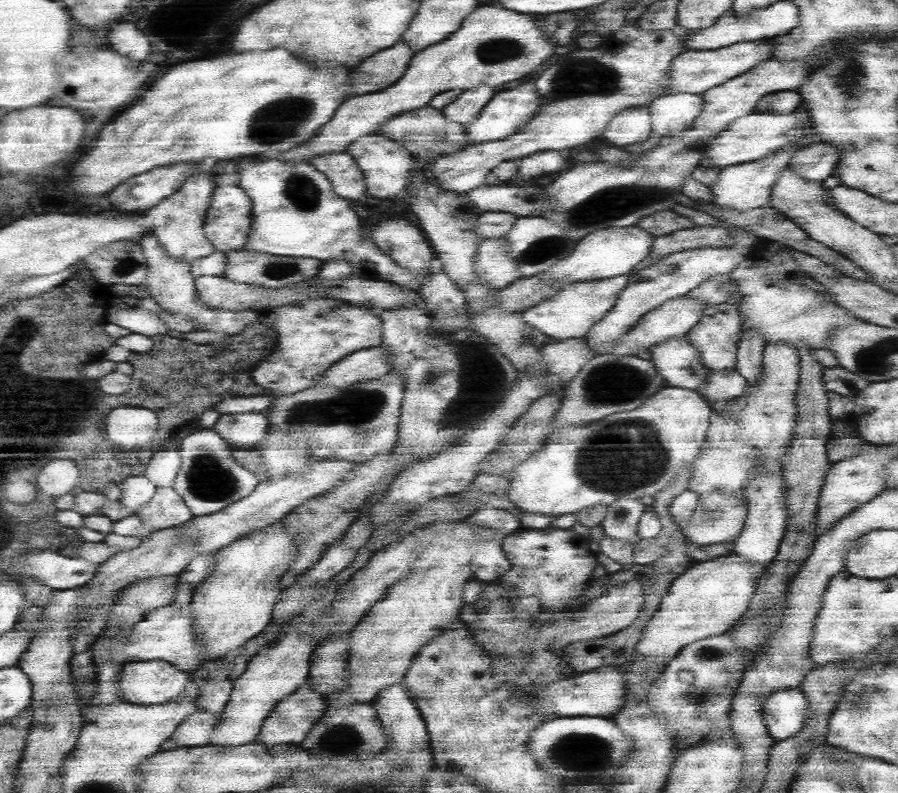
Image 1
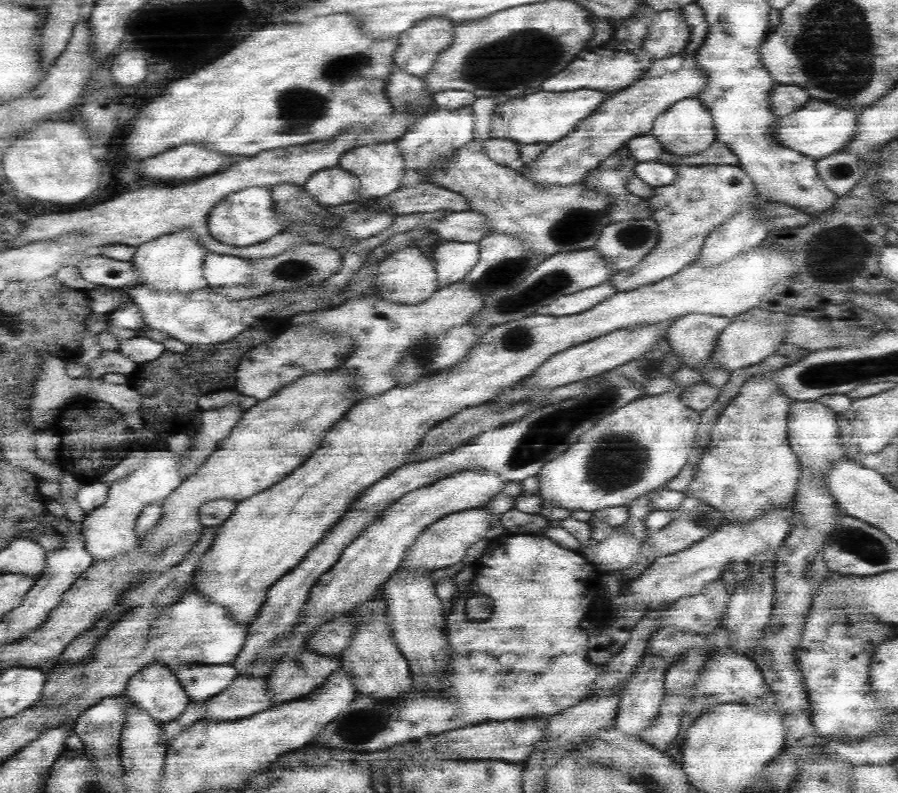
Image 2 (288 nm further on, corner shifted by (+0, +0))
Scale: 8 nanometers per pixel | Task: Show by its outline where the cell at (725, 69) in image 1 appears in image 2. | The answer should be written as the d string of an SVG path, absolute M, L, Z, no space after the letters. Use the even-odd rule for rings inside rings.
M680 52L680 54L658 58L642 80L636 80L632 86L618 90L616 94L600 102L600 106L590 116L580 120L564 140L552 144L536 162L524 166L520 174L524 174L536 184L584 182L592 170L600 168L606 156L612 156L612 152L622 150L626 146L626 140L652 132L654 120L662 112L666 112L678 100L698 98L706 86L708 86L708 76L706 70L700 66L696 54Z

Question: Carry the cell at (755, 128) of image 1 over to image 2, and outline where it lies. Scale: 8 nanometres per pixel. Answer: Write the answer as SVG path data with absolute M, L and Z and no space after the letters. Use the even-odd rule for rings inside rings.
M810 100L800 110L776 118L774 128L772 128L770 134L780 146L786 146L786 148L796 150L796 152L800 152L804 156L822 160L822 158L832 156L838 150L842 150L848 144L848 140L856 134L856 124L858 124L856 118L858 118L858 114L860 112L850 112L850 110L838 108L834 104Z

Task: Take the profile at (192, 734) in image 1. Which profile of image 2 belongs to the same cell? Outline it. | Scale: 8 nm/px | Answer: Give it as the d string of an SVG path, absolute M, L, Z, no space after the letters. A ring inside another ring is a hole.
M238 676L220 696L202 704L202 720L206 722L236 722L272 708L268 684Z

